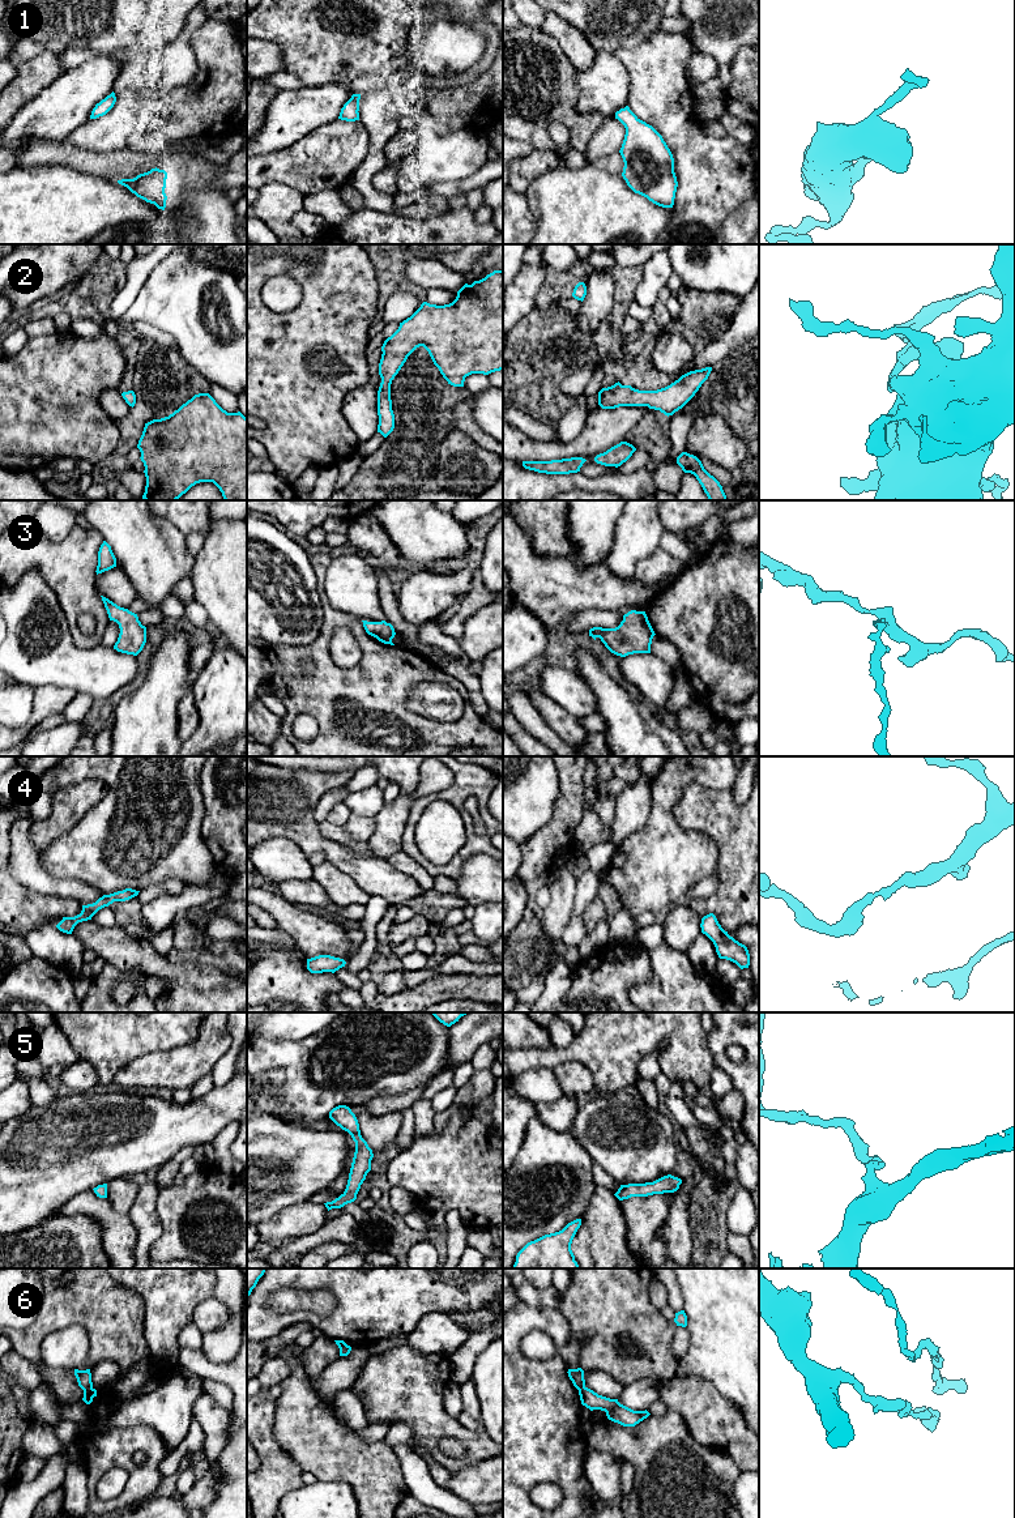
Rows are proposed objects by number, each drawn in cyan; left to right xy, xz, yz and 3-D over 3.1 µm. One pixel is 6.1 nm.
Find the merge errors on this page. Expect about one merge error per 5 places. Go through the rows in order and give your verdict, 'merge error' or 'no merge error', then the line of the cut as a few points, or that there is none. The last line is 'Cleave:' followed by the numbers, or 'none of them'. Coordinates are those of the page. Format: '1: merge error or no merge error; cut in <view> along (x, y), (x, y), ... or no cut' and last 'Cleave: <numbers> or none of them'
1: no merge error; no cut
2: no merge error; no cut
3: no merge error; no cut
4: no merge error; no cut
5: no merge error; no cut
6: merge error; cut in xy along (92, 1386), (84, 1391)
Cleave: 6

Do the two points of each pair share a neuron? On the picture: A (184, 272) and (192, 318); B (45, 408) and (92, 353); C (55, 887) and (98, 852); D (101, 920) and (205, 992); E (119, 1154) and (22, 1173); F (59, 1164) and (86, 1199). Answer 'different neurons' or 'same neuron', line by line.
A: same neuron
B: same neuron
C: different neurons
D: different neurons
E: same neuron
F: different neurons

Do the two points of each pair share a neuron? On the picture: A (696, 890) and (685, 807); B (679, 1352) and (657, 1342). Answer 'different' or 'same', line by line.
A: different
B: different

